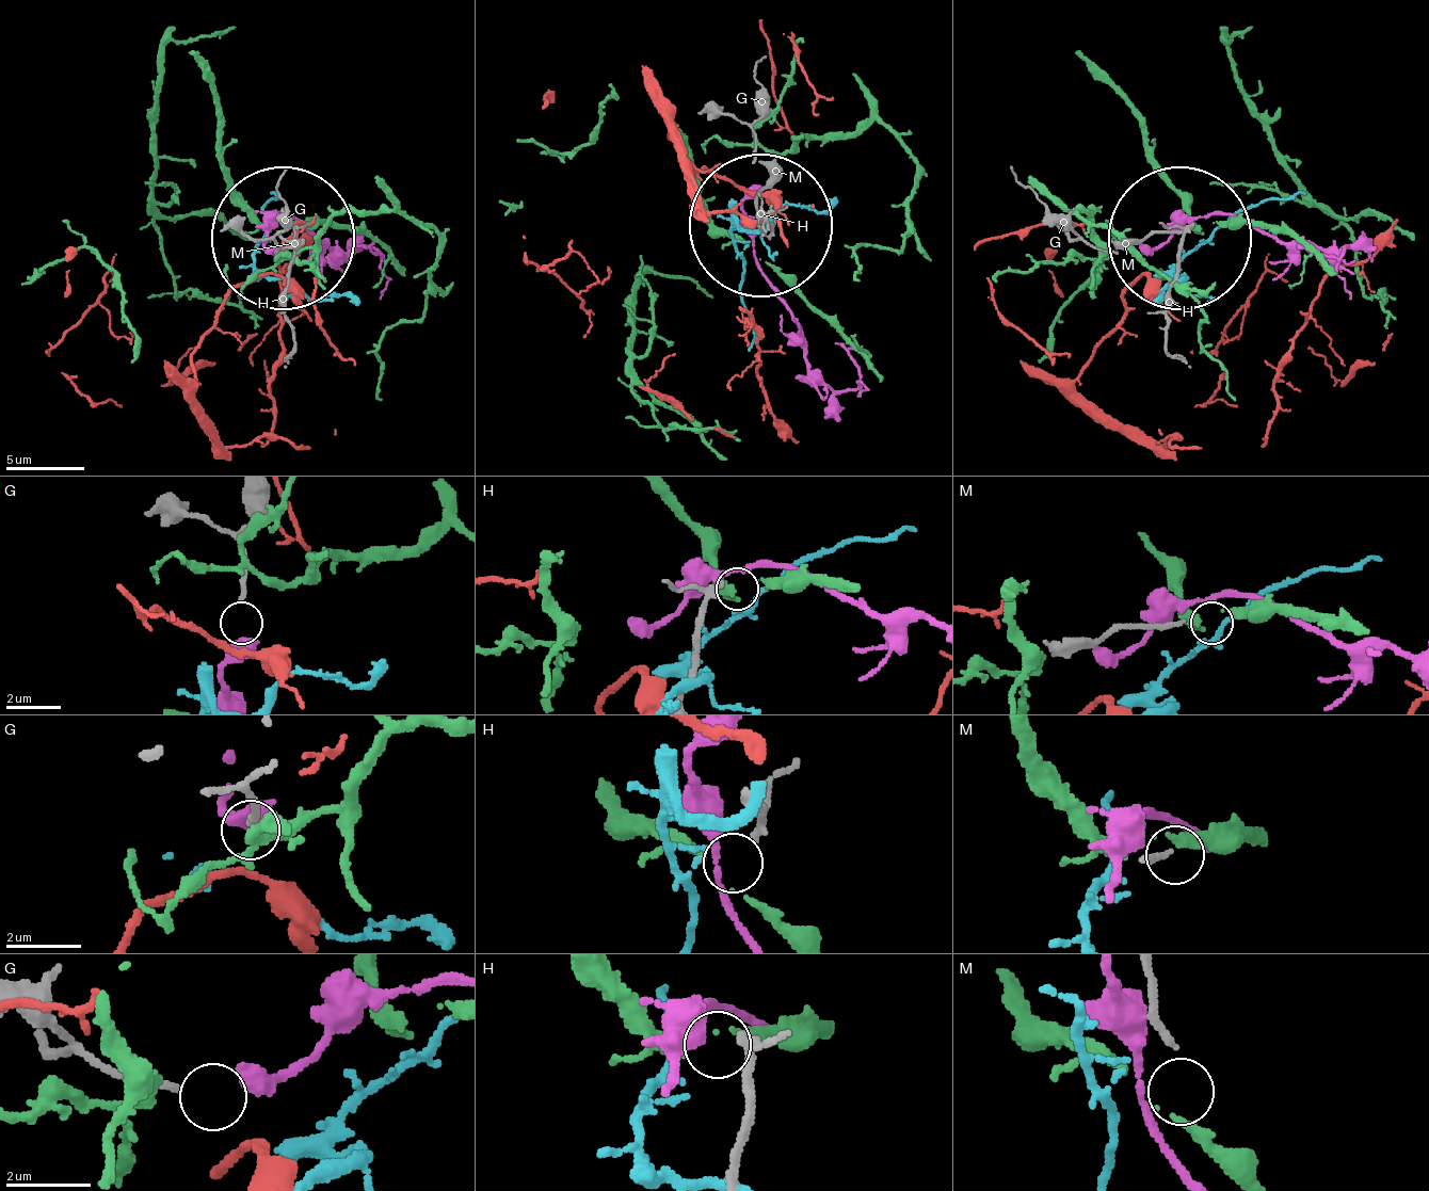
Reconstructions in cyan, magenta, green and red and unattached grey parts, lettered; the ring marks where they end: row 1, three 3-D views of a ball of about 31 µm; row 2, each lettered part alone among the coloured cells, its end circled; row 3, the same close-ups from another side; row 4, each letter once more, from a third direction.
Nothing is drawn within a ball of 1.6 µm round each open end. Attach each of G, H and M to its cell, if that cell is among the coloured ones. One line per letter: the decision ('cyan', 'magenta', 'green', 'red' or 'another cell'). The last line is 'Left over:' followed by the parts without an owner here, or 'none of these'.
G: magenta
H: green
M: another cell
Left over: M

